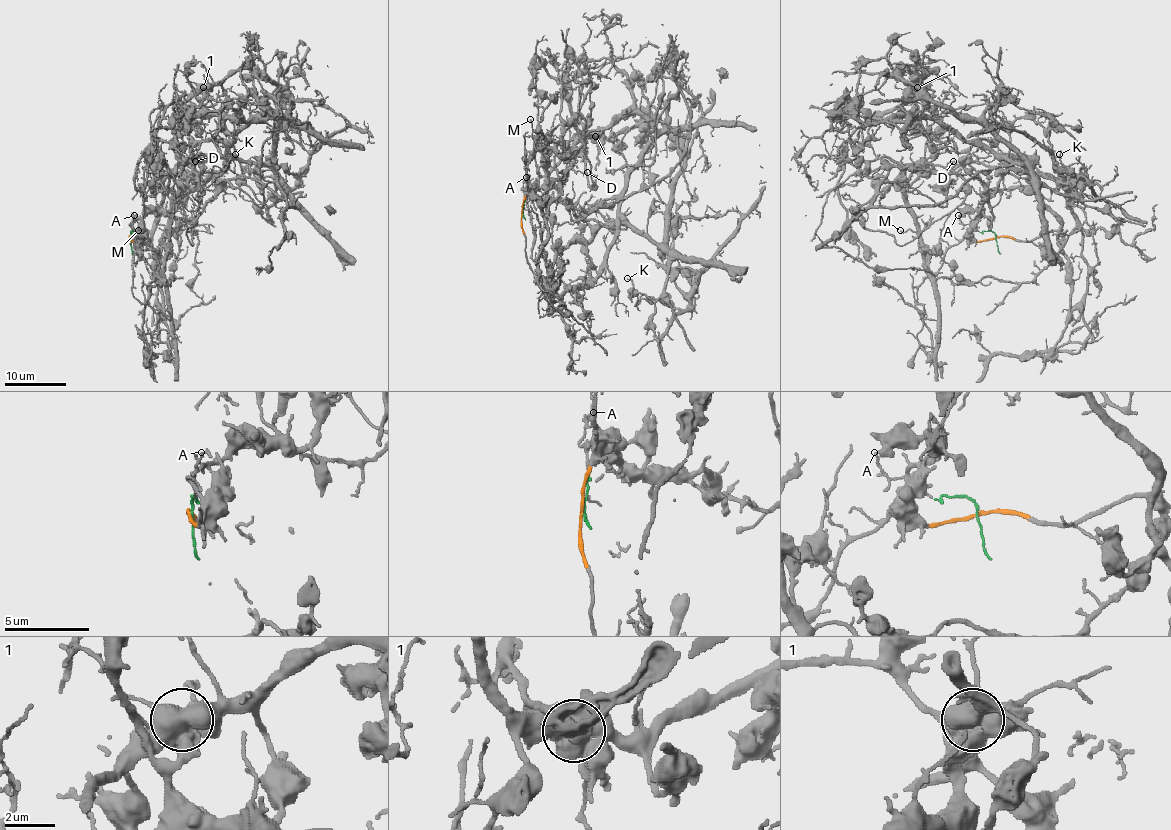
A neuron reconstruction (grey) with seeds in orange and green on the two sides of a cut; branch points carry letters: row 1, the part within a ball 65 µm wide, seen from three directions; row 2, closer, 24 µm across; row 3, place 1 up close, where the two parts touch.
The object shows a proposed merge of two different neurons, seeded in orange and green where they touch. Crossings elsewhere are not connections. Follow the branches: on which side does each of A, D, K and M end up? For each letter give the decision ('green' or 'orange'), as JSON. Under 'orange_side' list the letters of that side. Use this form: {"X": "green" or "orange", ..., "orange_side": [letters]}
{"A": "green", "D": "orange", "K": "orange", "M": "orange", "orange_side": ["D", "K", "M"]}

